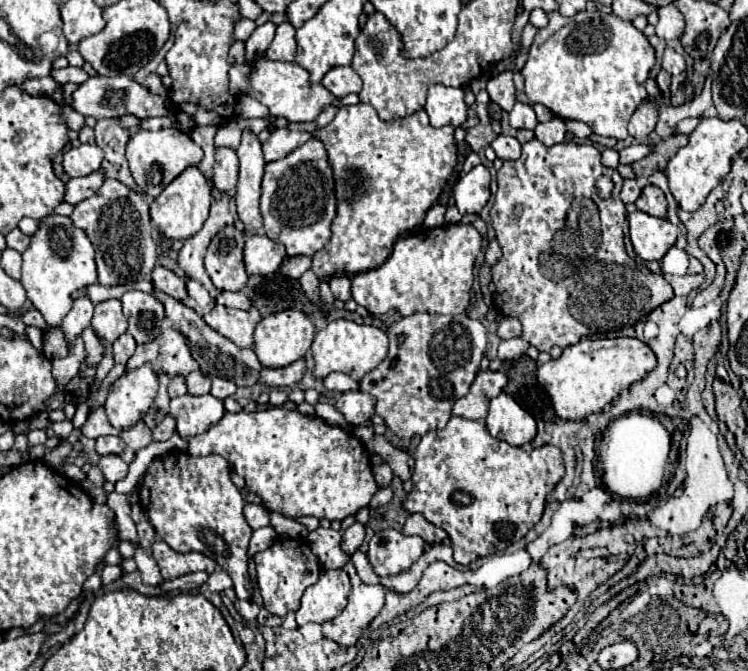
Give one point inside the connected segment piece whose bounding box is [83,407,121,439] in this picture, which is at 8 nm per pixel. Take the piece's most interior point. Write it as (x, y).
(97, 424)

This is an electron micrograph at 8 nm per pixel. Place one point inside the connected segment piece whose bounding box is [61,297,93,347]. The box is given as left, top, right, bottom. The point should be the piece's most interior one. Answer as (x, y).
(78, 319)

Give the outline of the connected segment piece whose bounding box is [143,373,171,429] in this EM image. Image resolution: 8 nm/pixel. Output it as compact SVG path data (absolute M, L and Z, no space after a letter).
M159 373L159 393L157 393L157 399L155 399L153 407L149 409L149 413L145 415L145 419L143 419L149 429L155 429L155 425L169 413L169 395L167 395L169 381L171 381L171 375Z

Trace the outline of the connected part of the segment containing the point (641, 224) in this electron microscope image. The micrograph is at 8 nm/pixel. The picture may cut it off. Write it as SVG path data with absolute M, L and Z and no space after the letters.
M635 211L629 215L629 227L631 227L631 241L635 247L635 253L643 261L661 259L669 247L675 245L679 229L665 217L653 217L643 211Z

